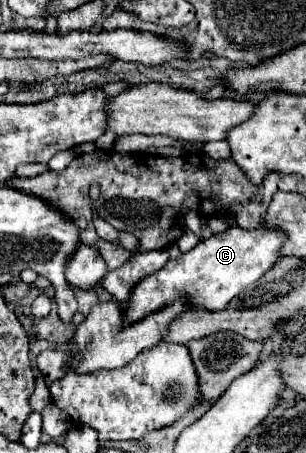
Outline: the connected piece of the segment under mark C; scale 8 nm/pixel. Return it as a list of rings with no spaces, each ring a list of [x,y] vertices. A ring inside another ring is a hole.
[[[232,225],[228,231],[220,235],[212,235],[208,239],[198,241],[198,245],[170,259],[160,271],[144,277],[132,291],[130,301],[126,303],[130,309],[130,321],[134,317],[142,317],[142,313],[152,313],[162,305],[162,301],[170,301],[174,293],[190,293],[190,301],[194,307],[220,311],[248,285],[256,283],[268,269],[272,269],[278,259],[282,257],[280,249],[286,243],[286,233],[274,227],[256,227],[256,229],[242,229]]]

